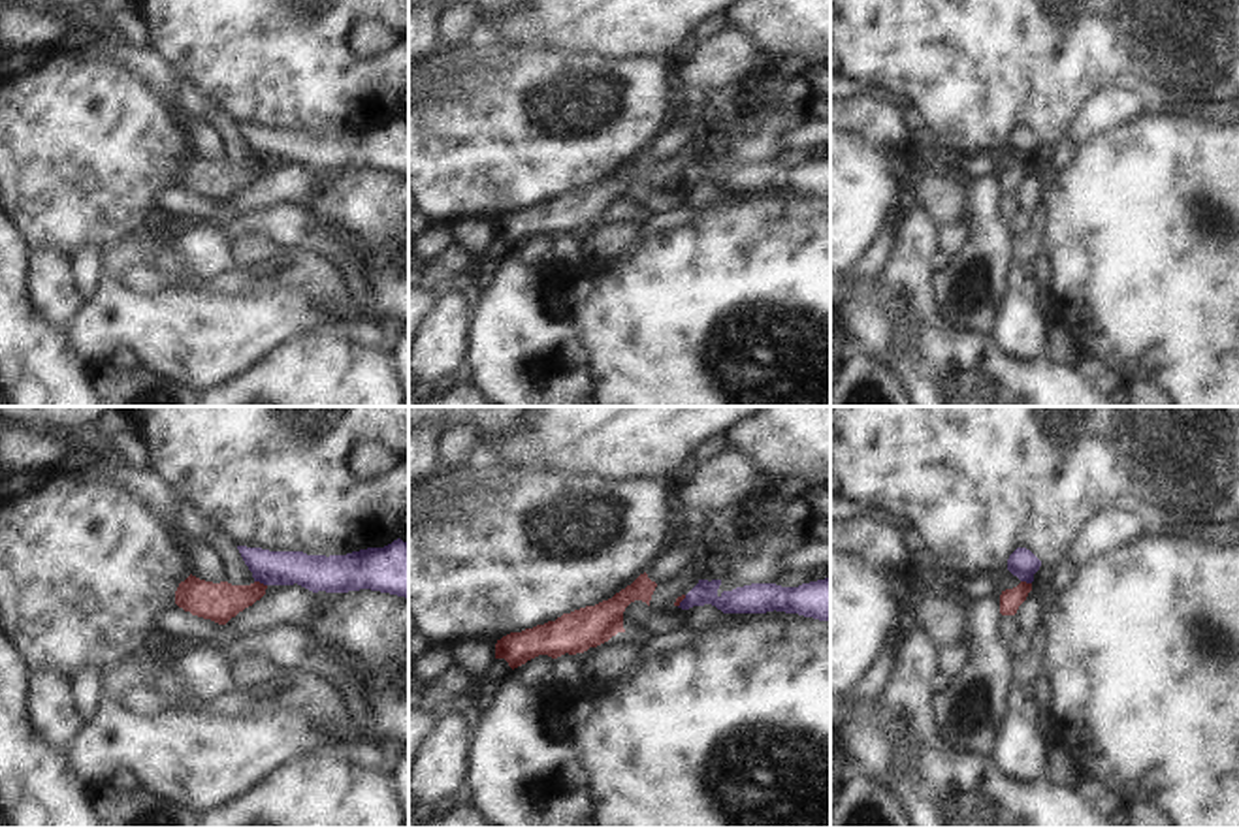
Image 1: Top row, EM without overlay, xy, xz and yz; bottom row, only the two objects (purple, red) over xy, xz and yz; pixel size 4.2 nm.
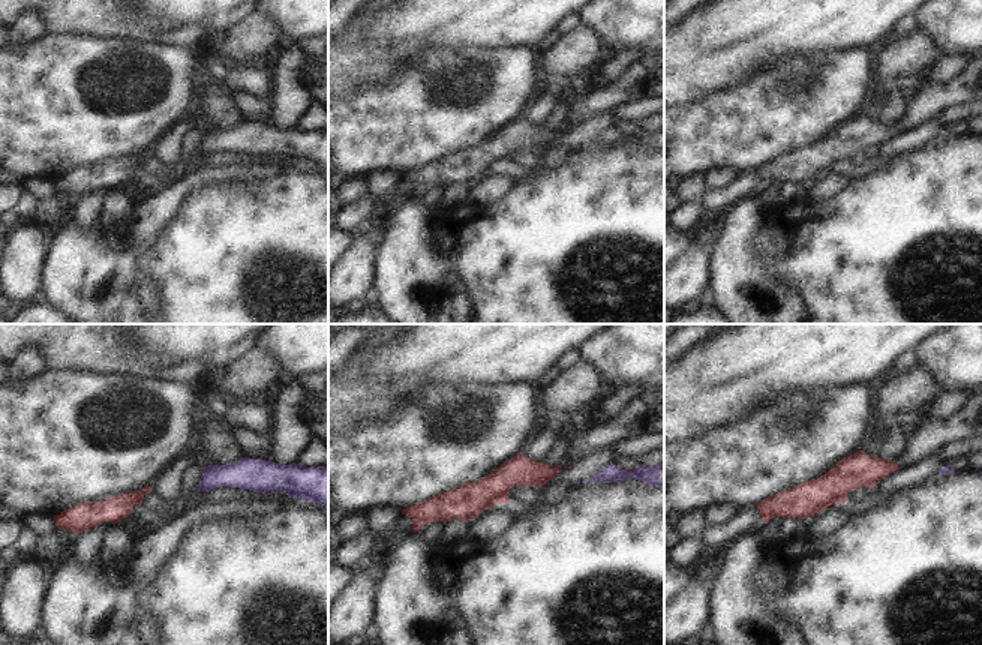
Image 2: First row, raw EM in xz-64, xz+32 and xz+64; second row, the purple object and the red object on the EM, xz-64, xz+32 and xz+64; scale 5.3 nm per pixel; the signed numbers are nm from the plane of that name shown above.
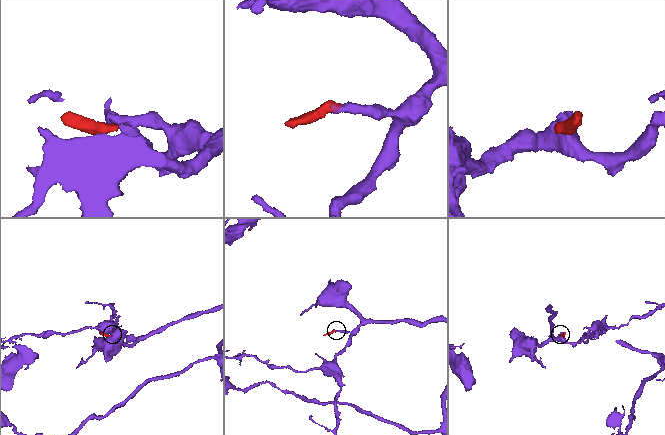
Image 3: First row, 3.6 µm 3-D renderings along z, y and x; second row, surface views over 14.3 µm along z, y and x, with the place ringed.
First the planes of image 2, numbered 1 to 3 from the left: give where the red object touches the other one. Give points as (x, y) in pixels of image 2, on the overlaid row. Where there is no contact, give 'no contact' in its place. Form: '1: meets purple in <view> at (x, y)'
1: no contact
2: no contact
3: no contact

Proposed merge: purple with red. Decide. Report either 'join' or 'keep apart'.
keep apart

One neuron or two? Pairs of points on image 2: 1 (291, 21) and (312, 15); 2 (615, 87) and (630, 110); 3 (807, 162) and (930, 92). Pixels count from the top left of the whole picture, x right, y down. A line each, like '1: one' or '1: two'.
1: one
2: two
3: one

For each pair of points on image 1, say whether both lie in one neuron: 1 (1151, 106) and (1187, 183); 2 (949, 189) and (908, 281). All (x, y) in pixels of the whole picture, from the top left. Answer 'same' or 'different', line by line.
1: different
2: different

